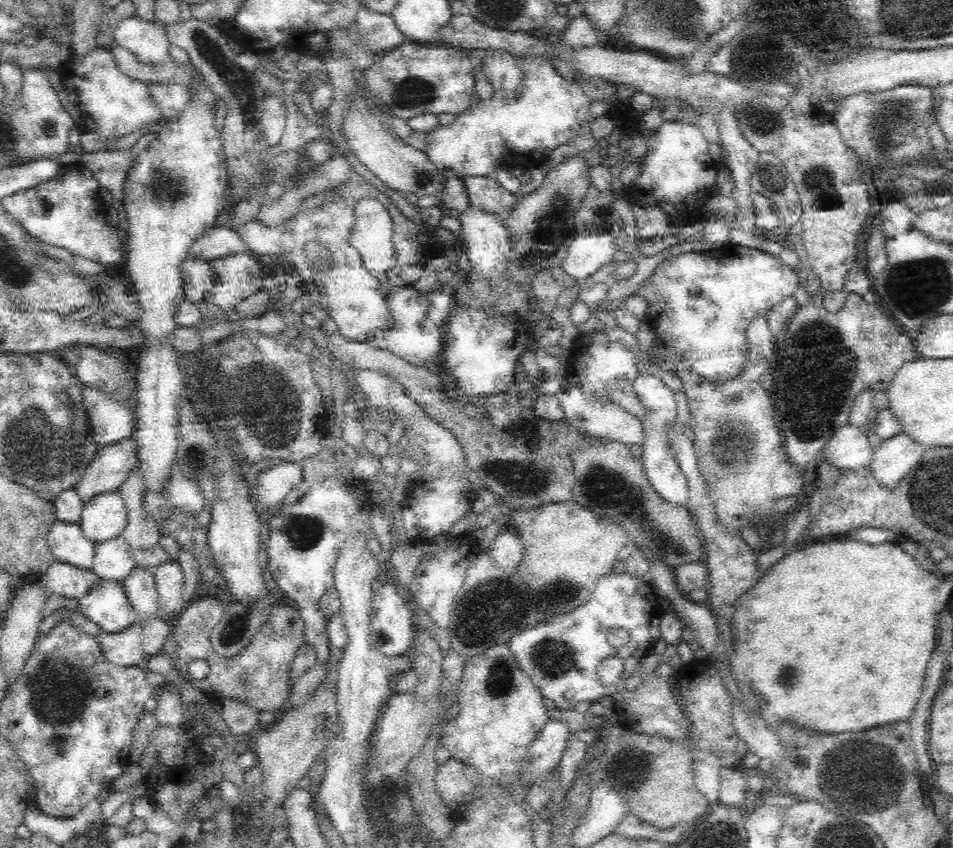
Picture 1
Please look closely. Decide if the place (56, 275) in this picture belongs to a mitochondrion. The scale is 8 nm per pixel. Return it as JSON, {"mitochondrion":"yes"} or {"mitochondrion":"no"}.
{"mitochondrion":"no"}

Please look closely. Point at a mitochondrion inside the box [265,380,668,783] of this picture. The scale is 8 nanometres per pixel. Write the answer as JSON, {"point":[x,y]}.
{"point":[526,476]}

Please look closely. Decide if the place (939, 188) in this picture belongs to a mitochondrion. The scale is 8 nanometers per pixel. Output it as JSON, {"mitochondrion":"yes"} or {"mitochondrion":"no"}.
{"mitochondrion":"no"}

